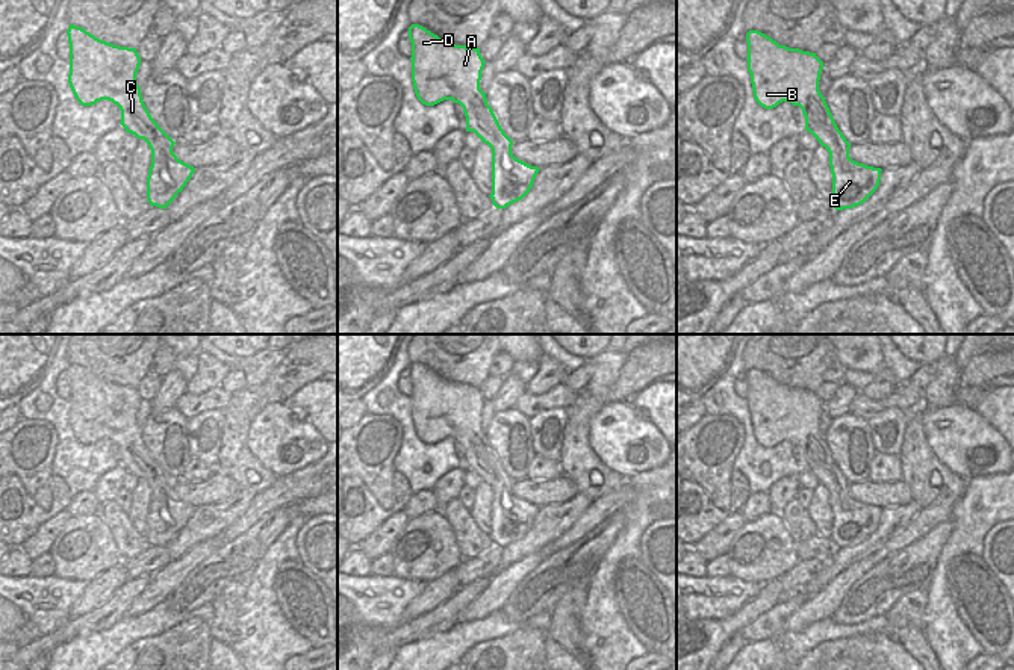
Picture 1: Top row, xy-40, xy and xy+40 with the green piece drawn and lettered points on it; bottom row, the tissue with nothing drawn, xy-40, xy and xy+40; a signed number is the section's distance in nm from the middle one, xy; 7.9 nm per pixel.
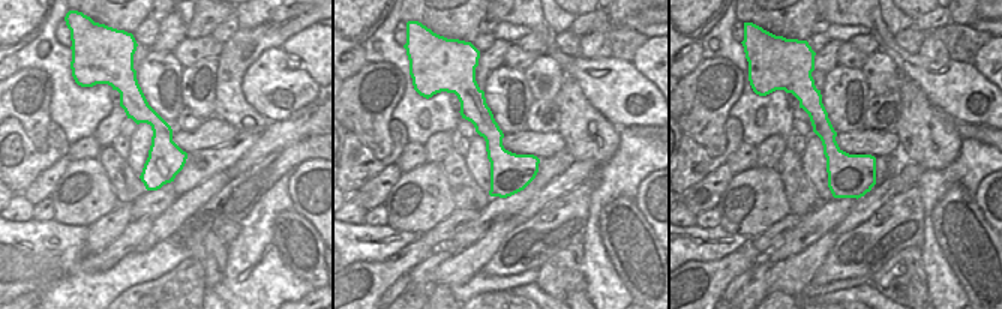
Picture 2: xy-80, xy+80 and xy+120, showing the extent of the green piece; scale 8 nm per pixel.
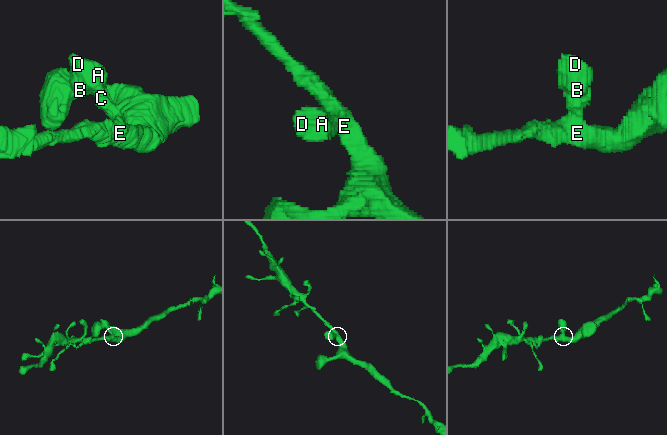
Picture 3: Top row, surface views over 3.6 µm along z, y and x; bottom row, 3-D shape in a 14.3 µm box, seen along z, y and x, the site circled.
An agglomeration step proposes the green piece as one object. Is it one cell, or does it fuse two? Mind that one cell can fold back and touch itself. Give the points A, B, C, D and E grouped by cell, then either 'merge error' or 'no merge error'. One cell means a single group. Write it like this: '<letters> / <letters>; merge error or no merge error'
A B C D E; no merge error

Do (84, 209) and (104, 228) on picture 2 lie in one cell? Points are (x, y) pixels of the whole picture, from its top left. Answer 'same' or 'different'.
different

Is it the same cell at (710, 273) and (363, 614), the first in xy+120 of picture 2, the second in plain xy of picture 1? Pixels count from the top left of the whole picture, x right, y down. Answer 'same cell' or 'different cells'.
different cells

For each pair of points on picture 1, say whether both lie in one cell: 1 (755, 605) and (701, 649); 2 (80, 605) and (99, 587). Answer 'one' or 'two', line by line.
1: one
2: one

